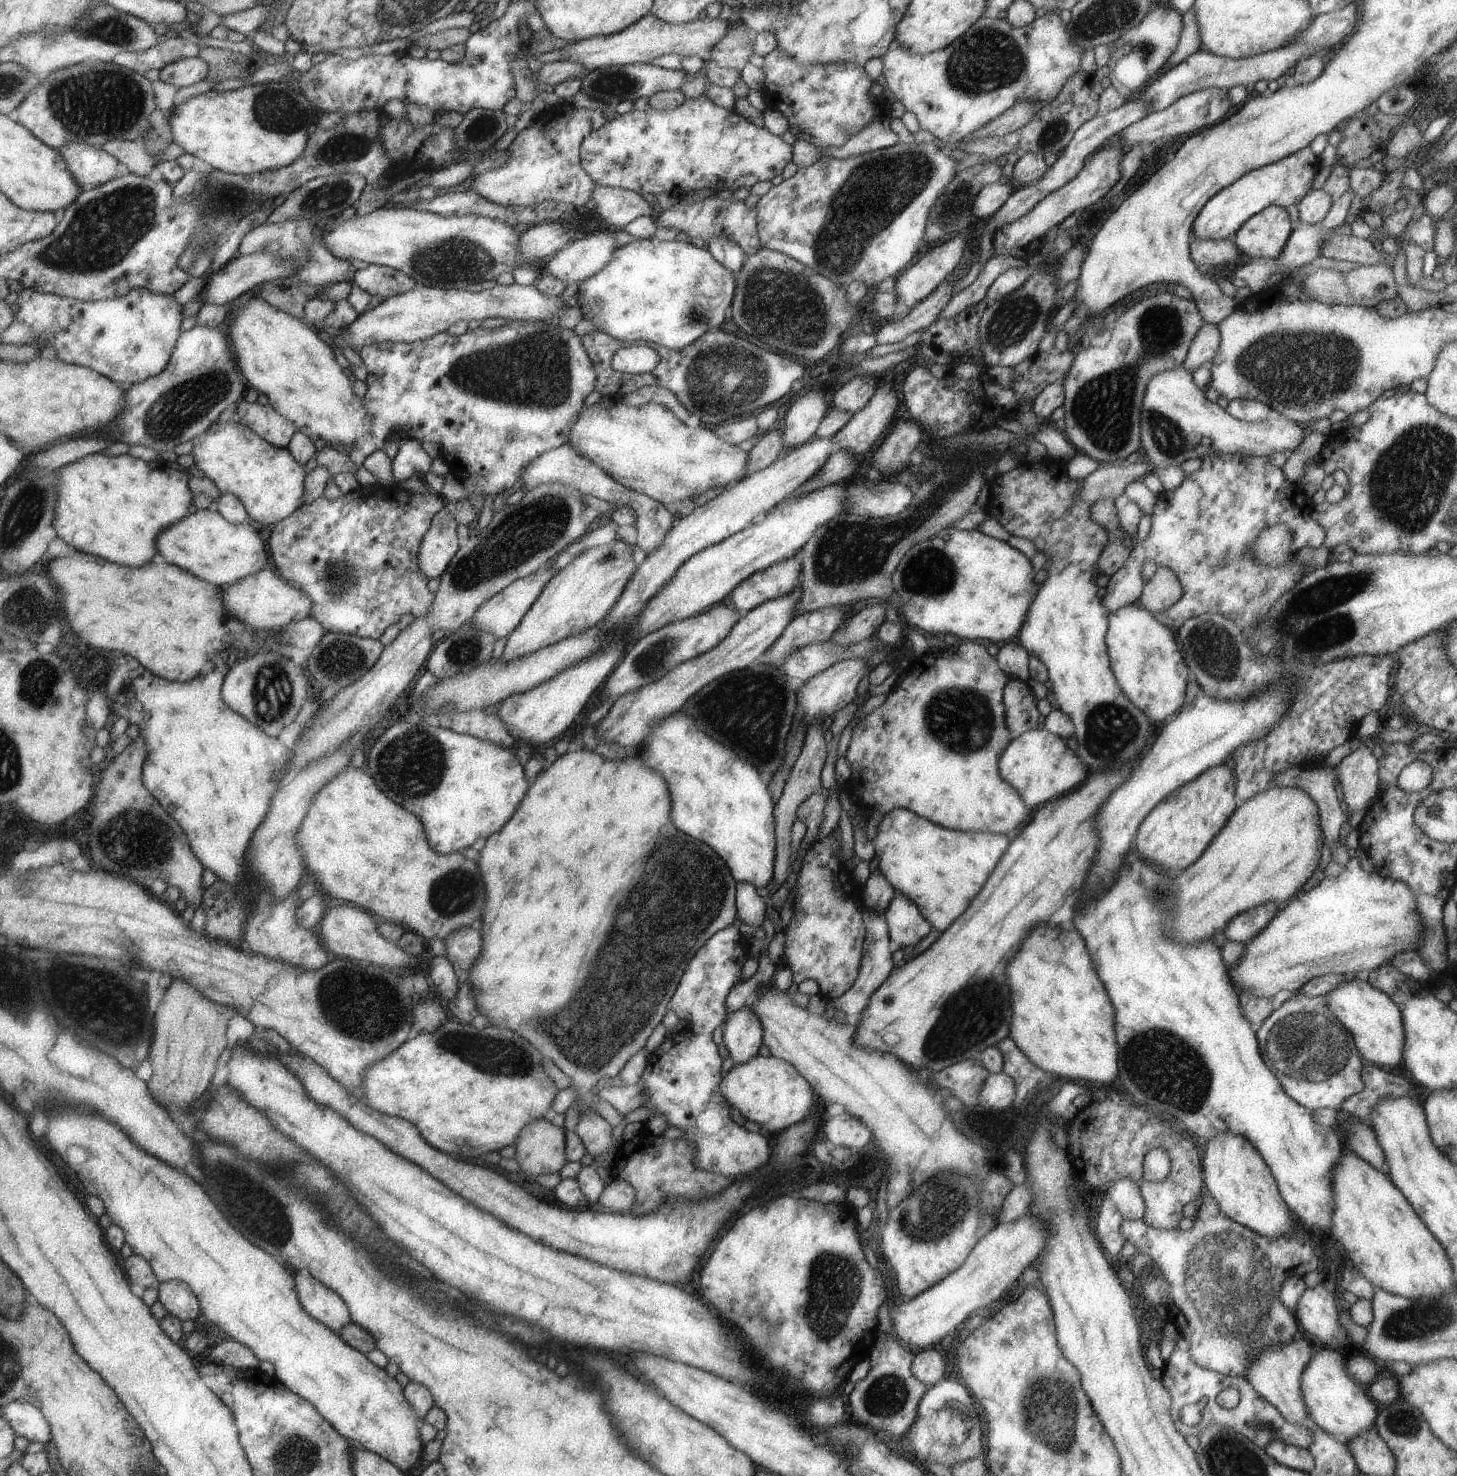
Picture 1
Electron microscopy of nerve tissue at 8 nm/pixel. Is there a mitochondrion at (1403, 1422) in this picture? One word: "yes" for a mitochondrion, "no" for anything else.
yes

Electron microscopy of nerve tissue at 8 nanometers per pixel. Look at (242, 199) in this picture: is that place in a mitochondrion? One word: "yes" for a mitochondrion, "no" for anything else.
yes

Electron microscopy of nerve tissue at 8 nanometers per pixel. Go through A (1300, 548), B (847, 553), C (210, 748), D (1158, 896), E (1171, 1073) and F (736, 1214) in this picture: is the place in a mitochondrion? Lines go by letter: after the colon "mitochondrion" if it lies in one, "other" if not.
A: other
B: mitochondrion
C: other
D: mitochondrion
E: mitochondrion
F: other

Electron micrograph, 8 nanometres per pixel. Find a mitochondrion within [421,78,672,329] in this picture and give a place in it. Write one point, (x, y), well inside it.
(482, 128)

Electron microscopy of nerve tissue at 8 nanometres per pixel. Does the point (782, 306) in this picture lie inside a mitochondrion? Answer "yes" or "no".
yes

